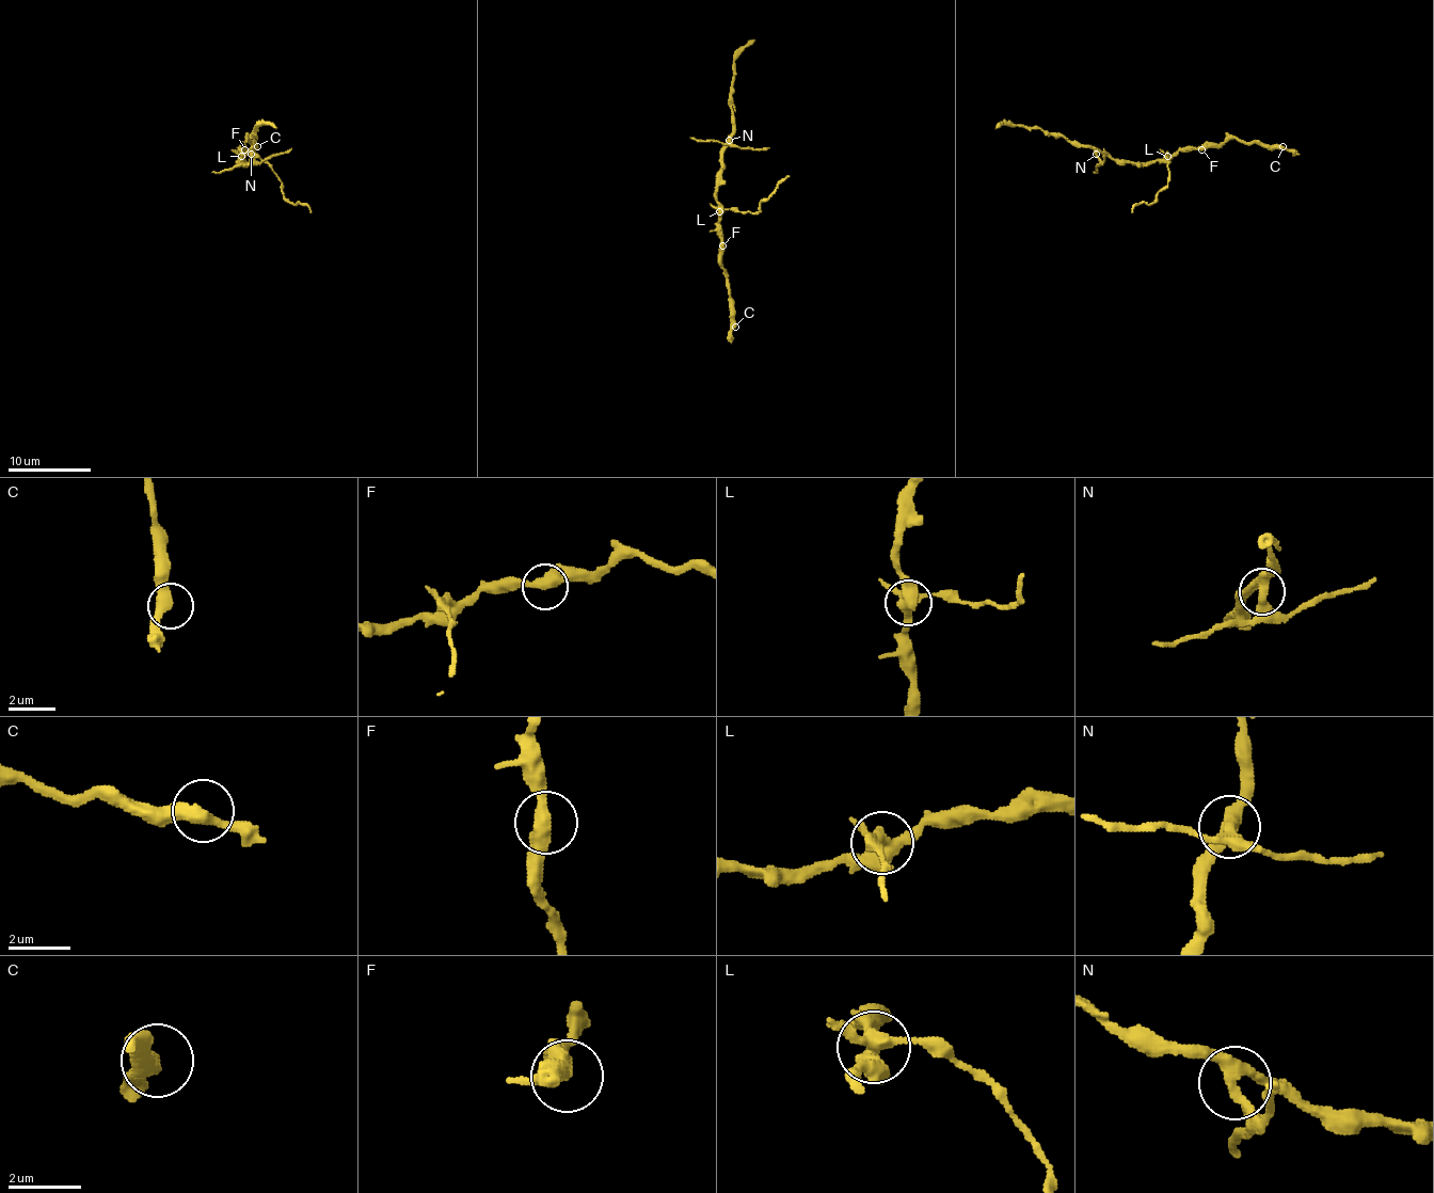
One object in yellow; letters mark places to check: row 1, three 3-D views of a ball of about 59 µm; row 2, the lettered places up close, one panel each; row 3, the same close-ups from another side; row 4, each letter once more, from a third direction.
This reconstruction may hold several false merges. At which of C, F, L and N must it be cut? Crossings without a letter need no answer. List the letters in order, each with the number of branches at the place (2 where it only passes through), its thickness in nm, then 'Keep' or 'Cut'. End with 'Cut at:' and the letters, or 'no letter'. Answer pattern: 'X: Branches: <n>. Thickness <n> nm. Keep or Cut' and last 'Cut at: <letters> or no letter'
C: Branches: 2. Thickness 400 nm. Keep
F: Branches: 2. Thickness 440 nm. Keep
L: Branches: 4. Thickness 440 nm. Cut
N: Branches: 3. Thickness 360 nm. Cut
Cut at: L, N

